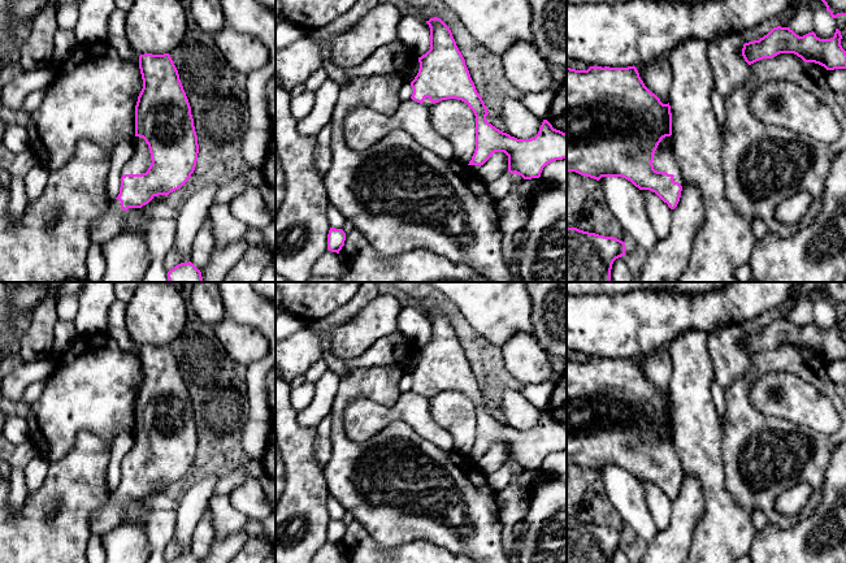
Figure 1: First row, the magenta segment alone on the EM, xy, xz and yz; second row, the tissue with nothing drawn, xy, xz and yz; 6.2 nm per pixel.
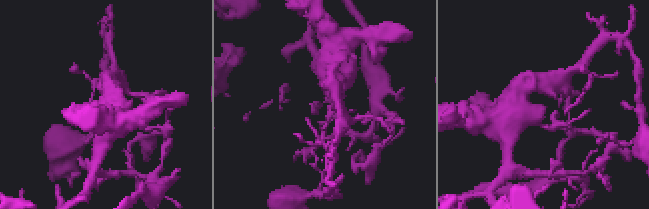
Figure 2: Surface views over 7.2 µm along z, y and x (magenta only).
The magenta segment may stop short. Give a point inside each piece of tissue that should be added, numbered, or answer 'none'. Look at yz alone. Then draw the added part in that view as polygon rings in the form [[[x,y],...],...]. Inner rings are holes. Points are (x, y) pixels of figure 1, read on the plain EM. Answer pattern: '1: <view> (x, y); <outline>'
1: yz (664, 451); [[[665,428],[661,430],[661,433],[659,434],[654,445],[652,456],[654,456],[654,460],[658,463],[665,463],[668,465],[673,465],[674,467],[673,472],[684,477],[684,472],[681,468],[681,460],[673,445],[672,428]]]

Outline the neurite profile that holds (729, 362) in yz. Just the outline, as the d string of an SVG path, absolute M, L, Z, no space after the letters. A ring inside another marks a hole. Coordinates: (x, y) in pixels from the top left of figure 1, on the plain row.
M737 325L717 328L708 335L713 377L724 390L743 378L751 368L751 359L742 347L743 335Z

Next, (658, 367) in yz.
M660 346L651 354L635 358L645 377L655 385L663 395L669 394L673 363L667 346Z

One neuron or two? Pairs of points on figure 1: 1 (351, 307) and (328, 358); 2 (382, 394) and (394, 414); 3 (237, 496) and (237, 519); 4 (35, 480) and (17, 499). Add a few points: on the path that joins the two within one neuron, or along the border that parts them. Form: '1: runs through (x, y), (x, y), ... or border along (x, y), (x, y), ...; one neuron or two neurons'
1: runs through (338, 317), (325, 329), (325, 345); one neuron
2: border along (402, 393), (390, 407); two neurons
3: border along (228, 496), (231, 505), (247, 518); two neurons
4: border along (22, 470), (29, 492); two neurons

